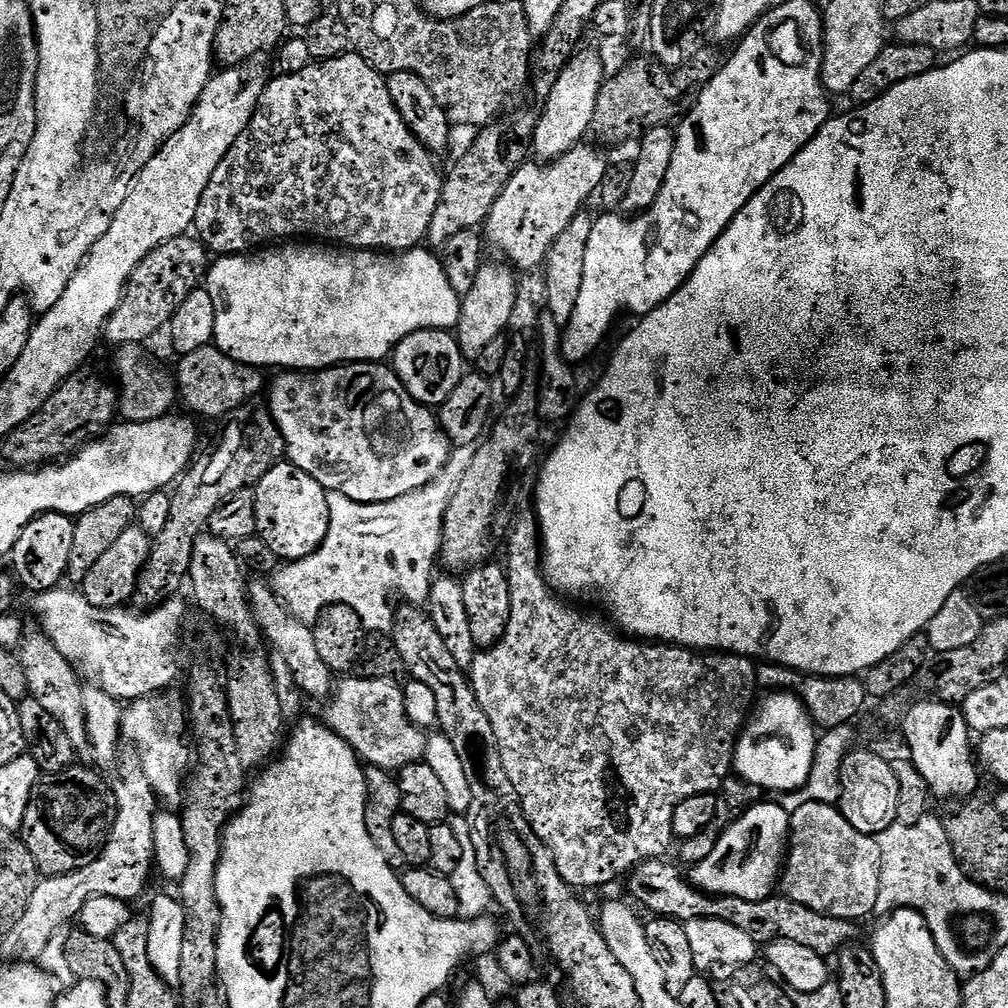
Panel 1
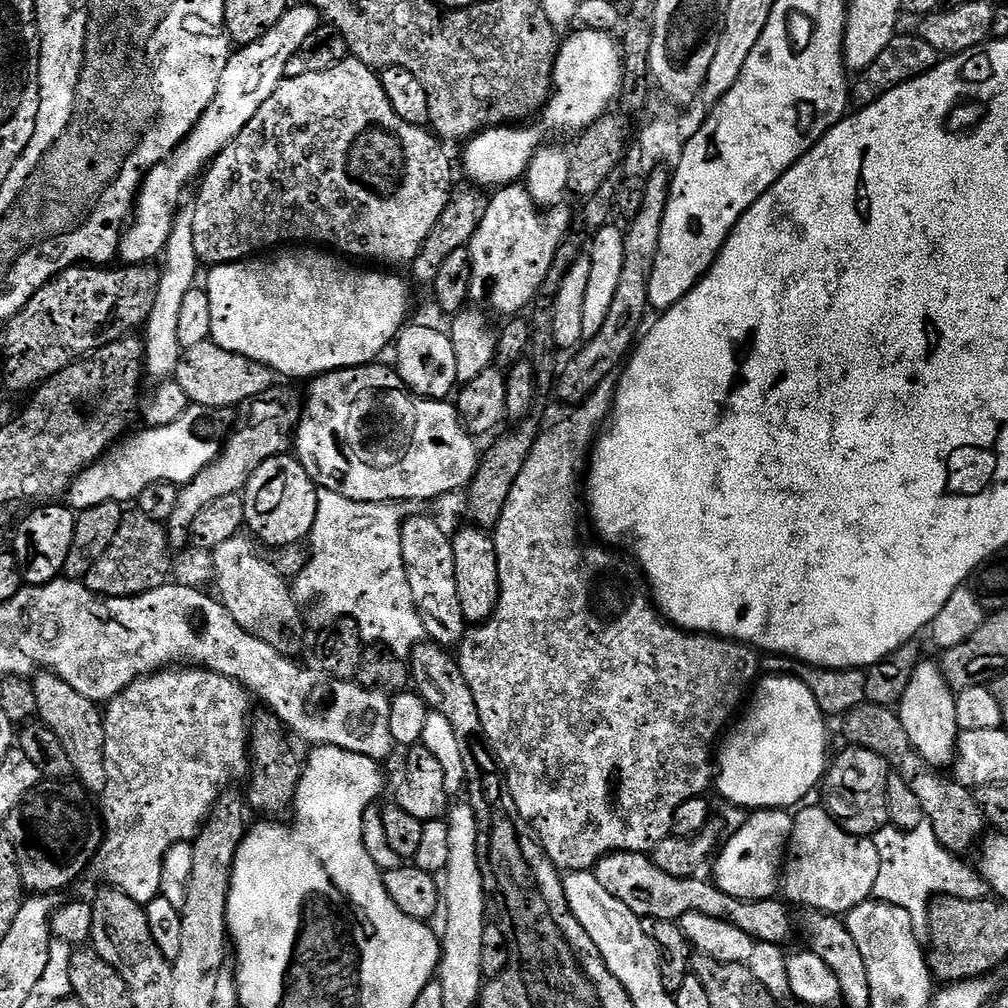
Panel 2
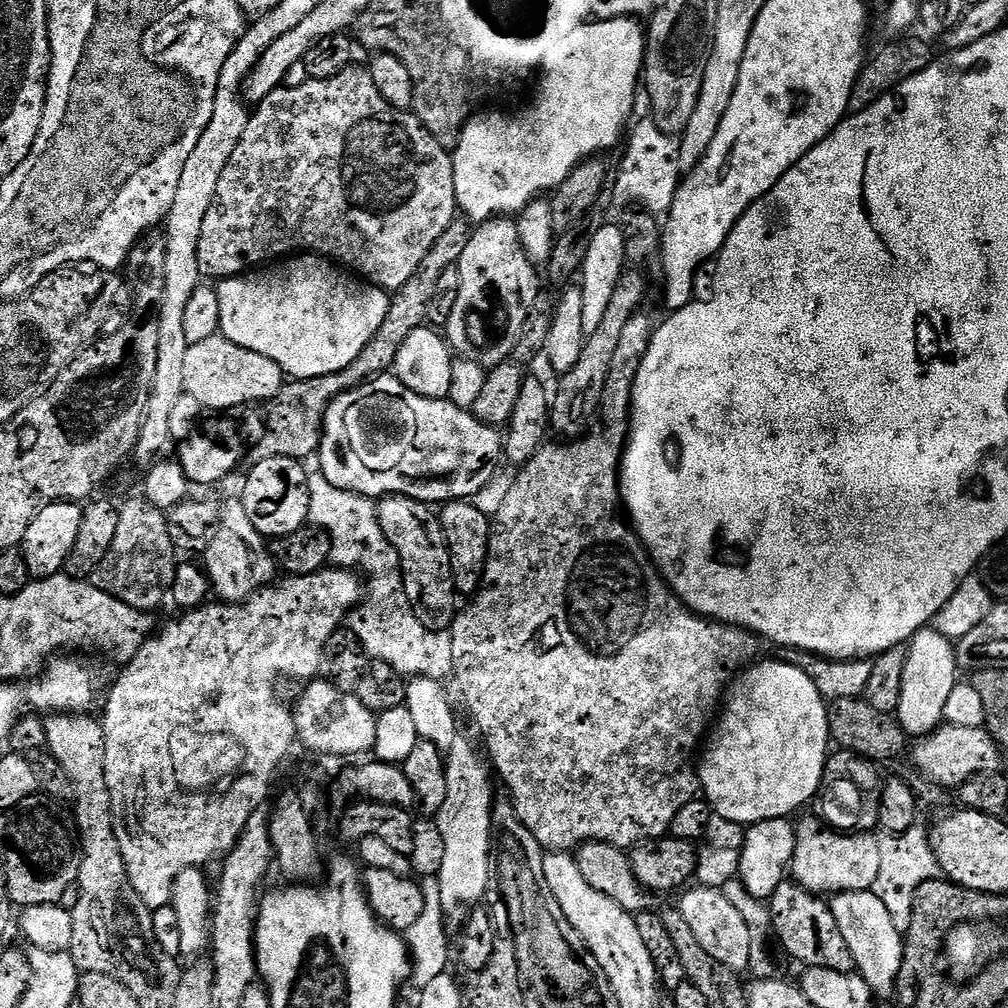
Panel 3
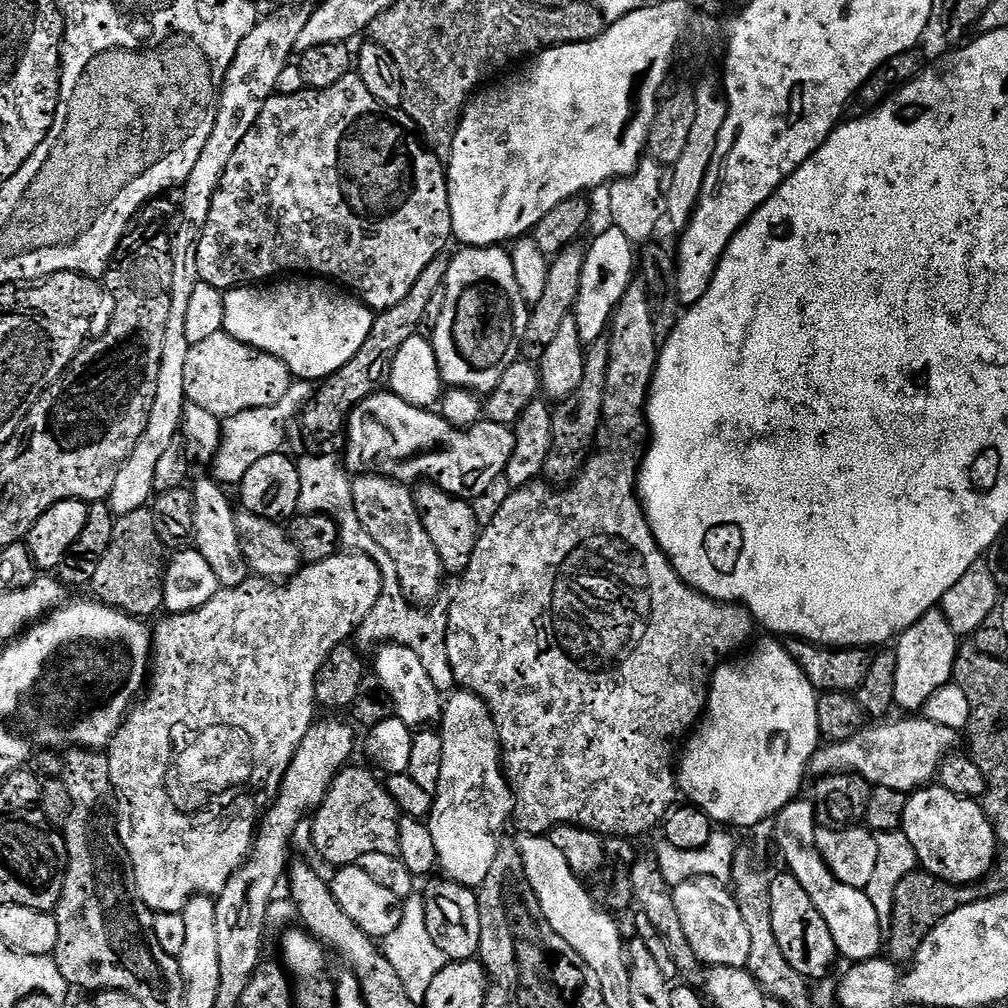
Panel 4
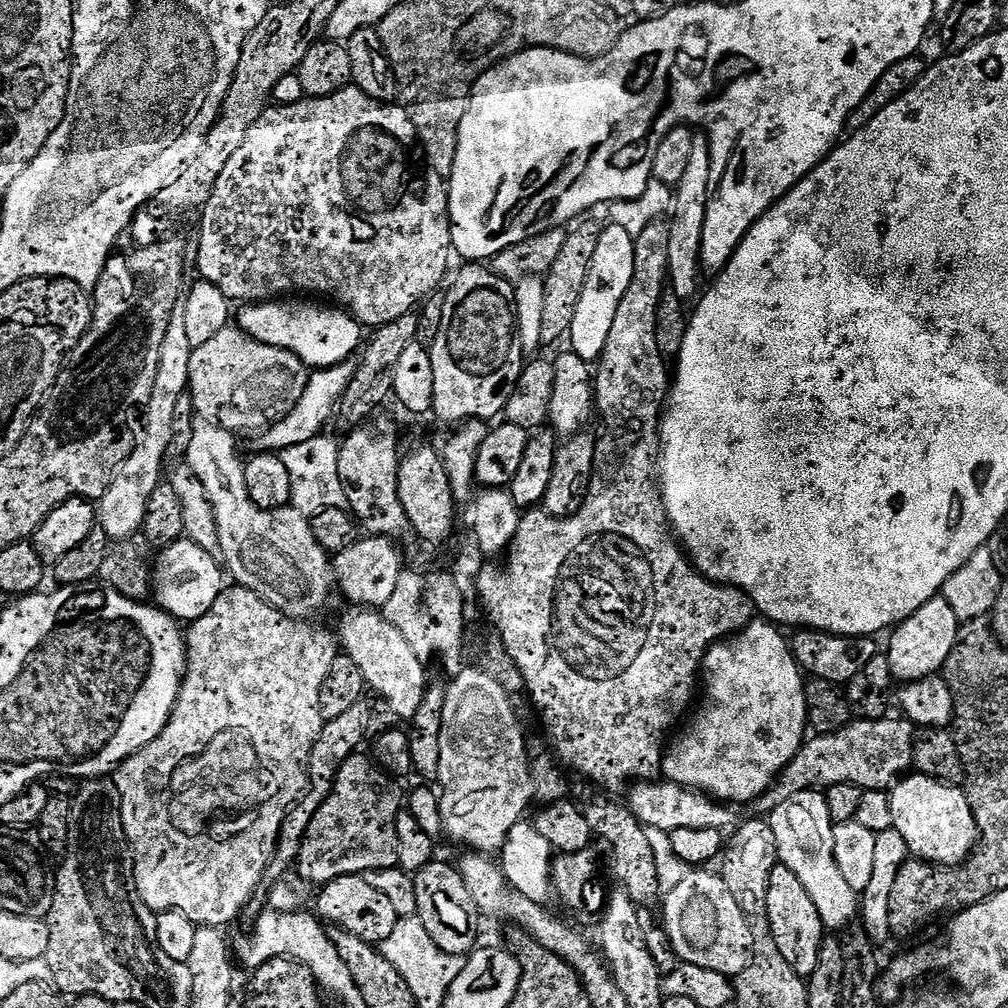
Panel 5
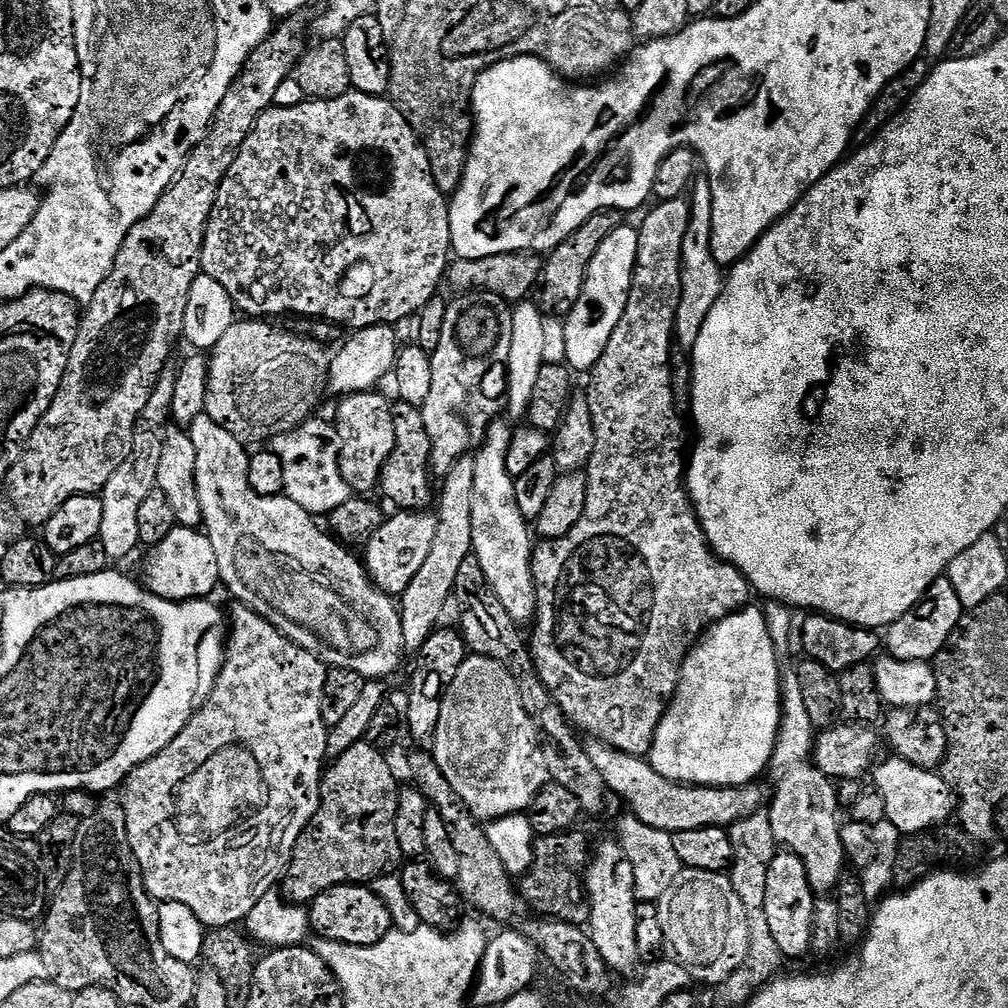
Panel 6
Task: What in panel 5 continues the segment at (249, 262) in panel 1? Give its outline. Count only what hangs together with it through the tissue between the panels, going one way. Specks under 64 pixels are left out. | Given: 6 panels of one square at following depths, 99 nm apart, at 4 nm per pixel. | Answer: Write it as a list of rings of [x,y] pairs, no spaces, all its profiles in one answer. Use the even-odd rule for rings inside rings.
[[[277,298],[271,302],[252,302],[240,312],[238,326],[258,342],[290,350],[309,369],[323,370],[335,364],[343,364],[353,359],[352,355],[361,347],[362,325],[352,317],[352,313],[339,307],[323,308],[311,304],[308,298]]]

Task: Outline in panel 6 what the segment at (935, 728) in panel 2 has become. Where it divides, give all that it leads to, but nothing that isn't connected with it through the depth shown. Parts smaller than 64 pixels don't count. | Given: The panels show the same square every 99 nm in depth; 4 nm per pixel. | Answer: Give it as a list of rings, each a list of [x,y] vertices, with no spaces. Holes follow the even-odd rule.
[[[946,578],[933,582],[926,594],[902,618],[898,618],[886,629],[887,655],[899,660],[935,661],[937,654],[946,646],[950,634],[964,617],[965,608],[958,602],[958,593]]]

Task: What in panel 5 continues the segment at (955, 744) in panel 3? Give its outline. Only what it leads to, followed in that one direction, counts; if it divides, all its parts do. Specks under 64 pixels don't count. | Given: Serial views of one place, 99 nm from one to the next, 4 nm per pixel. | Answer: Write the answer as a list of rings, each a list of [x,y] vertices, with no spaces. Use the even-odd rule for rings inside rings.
[[[856,718],[837,732],[813,735],[780,771],[772,785],[758,798],[748,801],[747,815],[752,818],[767,818],[772,815],[774,809],[782,806],[782,802],[786,802],[786,798],[794,798],[794,794],[807,792],[809,789],[827,790],[839,784],[853,784],[861,790],[891,789],[914,764],[914,725],[907,718],[892,719]]]

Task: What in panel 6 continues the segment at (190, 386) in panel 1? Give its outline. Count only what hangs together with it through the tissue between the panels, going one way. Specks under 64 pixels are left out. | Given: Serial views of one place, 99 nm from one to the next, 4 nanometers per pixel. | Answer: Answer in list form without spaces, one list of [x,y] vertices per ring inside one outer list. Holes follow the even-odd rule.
[[[240,318],[232,323],[230,330],[226,330],[226,334],[222,334],[222,338],[218,338],[218,342],[210,349],[210,367],[208,369],[208,393],[206,394],[206,414],[214,422],[218,422],[218,426],[222,426],[222,430],[230,430],[230,434],[234,434],[234,438],[238,438],[241,444],[245,446],[260,446],[265,442],[275,439],[277,436],[286,435],[297,431],[301,425],[311,420],[319,406],[320,399],[326,396],[328,387],[328,365],[330,363],[330,352],[327,352],[325,345],[315,338],[307,340],[304,336],[295,336],[292,332],[283,332],[280,328],[275,328],[275,323],[265,322],[260,318]]]

